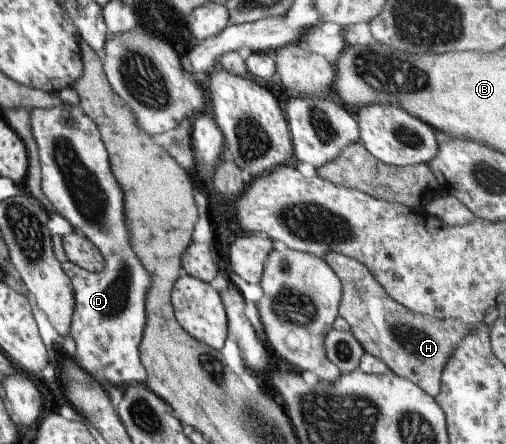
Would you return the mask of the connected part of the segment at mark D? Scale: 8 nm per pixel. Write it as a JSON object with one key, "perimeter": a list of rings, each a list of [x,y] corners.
{"perimeter":[[[62,102],[57,104],[54,108],[33,108],[29,112],[29,116],[29,125],[31,126],[31,131],[39,150],[39,161],[41,164],[41,187],[44,191],[44,194],[47,196],[48,202],[56,206],[56,212],[58,212],[61,216],[66,218],[68,222],[70,222],[70,224],[73,226],[74,232],[84,232],[87,238],[99,248],[99,251],[105,258],[105,267],[103,268],[103,271],[99,273],[91,273],[90,271],[84,270],[81,266],[74,264],[72,261],[67,260],[65,263],[61,263],[63,271],[71,280],[73,286],[73,295],[75,298],[75,309],[71,320],[70,334],[76,343],[76,354],[74,360],[76,360],[77,364],[94,379],[96,379],[96,371],[100,372],[100,374],[102,374],[102,378],[104,378],[104,381],[100,382],[100,384],[103,384],[106,381],[121,389],[126,388],[129,385],[144,384],[147,377],[147,372],[140,358],[139,344],[142,340],[144,325],[146,324],[145,298],[147,295],[147,290],[150,288],[151,280],[148,271],[142,266],[142,263],[140,260],[138,260],[136,253],[130,246],[129,234],[124,216],[124,195],[120,185],[118,184],[118,181],[116,180],[116,177],[113,175],[109,161],[109,154],[106,150],[106,147],[104,146],[104,143],[102,142],[99,128],[97,127],[97,124],[80,108],[80,106],[69,105]]]}

